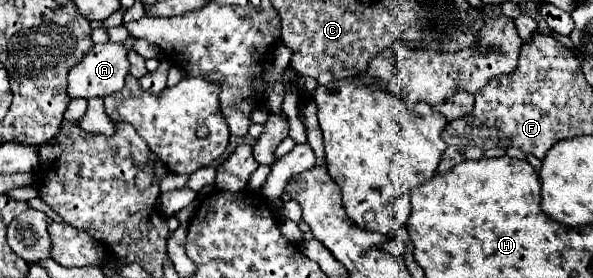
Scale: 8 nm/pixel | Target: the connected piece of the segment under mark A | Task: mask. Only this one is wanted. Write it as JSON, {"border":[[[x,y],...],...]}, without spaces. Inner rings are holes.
{"border":[[[113,42],[97,44],[69,72],[69,96],[87,100],[93,96],[105,98],[125,86],[127,74],[129,60],[125,46]]]}

